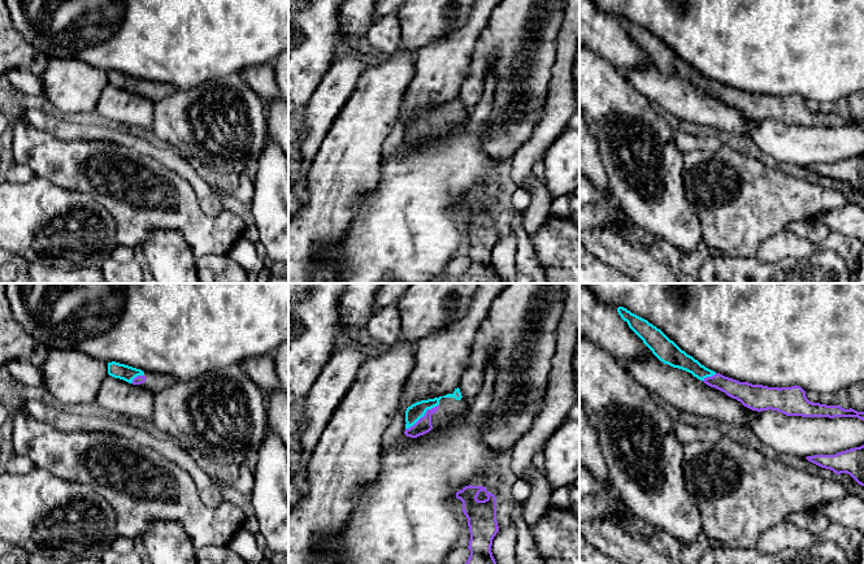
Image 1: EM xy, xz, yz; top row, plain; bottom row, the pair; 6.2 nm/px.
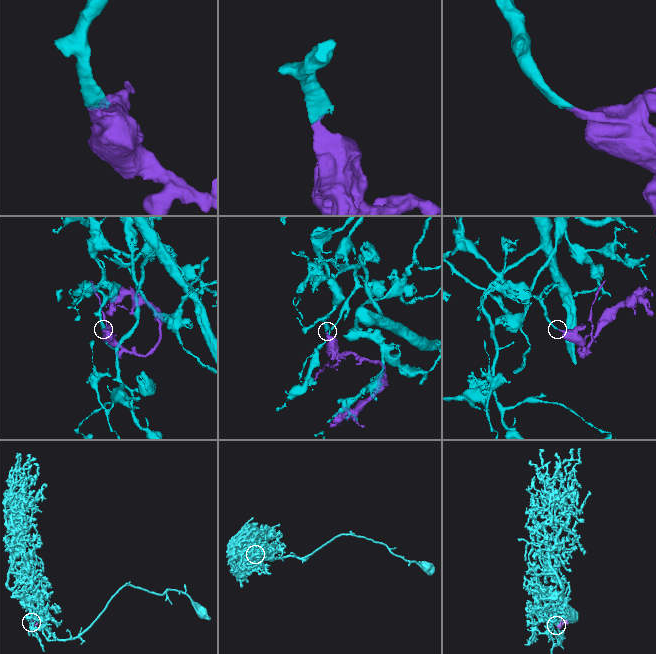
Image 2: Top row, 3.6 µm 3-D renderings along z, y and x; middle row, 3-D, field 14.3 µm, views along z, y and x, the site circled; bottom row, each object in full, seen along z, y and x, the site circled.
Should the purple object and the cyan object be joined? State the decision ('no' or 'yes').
yes

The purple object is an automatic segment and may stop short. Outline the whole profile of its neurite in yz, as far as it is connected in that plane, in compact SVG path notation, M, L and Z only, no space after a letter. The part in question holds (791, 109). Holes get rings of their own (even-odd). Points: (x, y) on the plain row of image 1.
M618 16L617 21L660 70L691 82L705 94L725 101L752 120L761 121L772 118L786 125L802 126L858 126L864 130L864 121L858 121L852 117L845 118L841 114L809 110L806 105L806 100L796 94L781 97L768 96L739 91L716 82L682 60L660 38L647 29L631 22L624 16Z

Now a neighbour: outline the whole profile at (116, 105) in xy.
M107 84L97 100L94 117L99 121L148 134L155 103L139 94Z

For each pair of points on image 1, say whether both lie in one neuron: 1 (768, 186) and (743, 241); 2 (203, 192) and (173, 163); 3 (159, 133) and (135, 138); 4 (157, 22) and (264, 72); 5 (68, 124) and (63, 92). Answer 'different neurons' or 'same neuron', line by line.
1: same neuron
2: same neuron
3: different neurons
4: different neurons
5: different neurons

